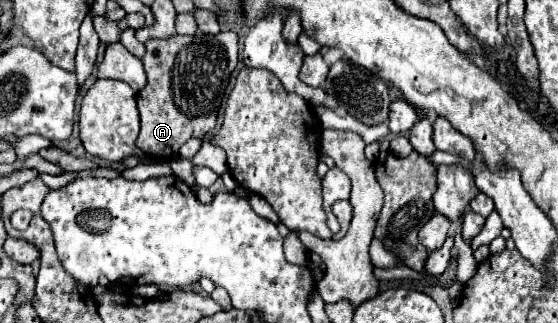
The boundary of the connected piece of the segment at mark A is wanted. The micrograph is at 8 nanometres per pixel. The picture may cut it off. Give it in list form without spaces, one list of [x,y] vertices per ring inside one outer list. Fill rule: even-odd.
[[[234,32],[220,34],[196,34],[196,36],[170,36],[170,38],[150,38],[146,40],[146,54],[142,64],[148,76],[146,86],[136,94],[140,110],[140,136],[136,146],[148,156],[160,162],[172,162],[178,158],[178,148],[190,138],[204,138],[216,126],[216,114],[228,86],[228,78],[238,62],[238,36]]]

